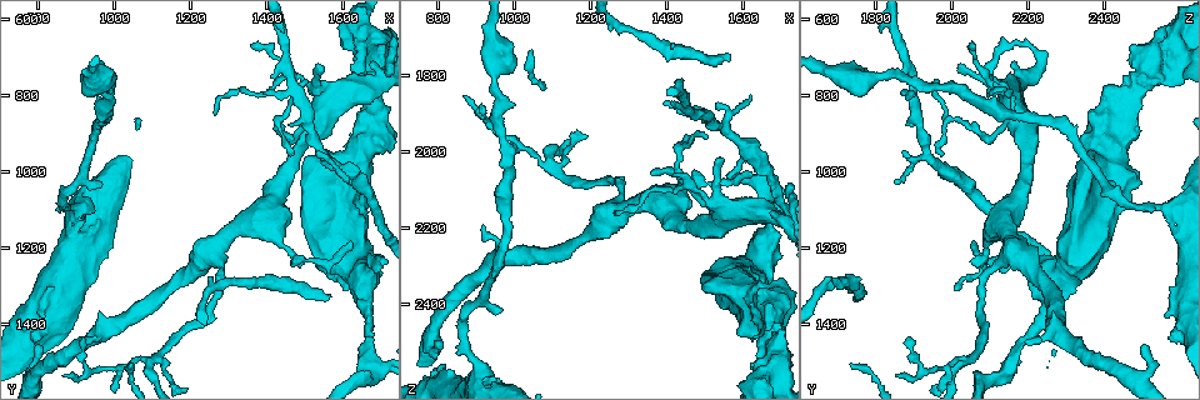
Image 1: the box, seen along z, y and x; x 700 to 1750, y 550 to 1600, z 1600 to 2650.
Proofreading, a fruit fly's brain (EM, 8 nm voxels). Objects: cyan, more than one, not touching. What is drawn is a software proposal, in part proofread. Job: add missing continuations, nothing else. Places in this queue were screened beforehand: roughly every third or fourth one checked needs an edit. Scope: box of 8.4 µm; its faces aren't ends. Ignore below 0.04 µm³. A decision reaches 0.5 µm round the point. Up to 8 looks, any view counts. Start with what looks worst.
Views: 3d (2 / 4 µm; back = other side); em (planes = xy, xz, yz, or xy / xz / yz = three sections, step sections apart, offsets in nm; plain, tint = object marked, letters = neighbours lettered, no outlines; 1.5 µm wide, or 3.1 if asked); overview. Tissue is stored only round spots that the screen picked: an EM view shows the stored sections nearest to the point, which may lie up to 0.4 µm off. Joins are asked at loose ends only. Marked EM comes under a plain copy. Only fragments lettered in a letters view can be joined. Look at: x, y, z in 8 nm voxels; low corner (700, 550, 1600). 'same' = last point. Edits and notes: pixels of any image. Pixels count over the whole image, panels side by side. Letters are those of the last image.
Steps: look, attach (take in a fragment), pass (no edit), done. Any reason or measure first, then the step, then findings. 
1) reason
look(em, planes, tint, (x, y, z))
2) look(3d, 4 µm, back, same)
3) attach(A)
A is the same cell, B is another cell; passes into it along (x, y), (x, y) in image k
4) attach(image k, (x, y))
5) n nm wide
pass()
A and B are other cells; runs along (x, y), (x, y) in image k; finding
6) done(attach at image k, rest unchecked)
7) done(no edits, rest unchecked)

an open end
look(em, xz, step 8, letters, (1575, 1325, 1745))

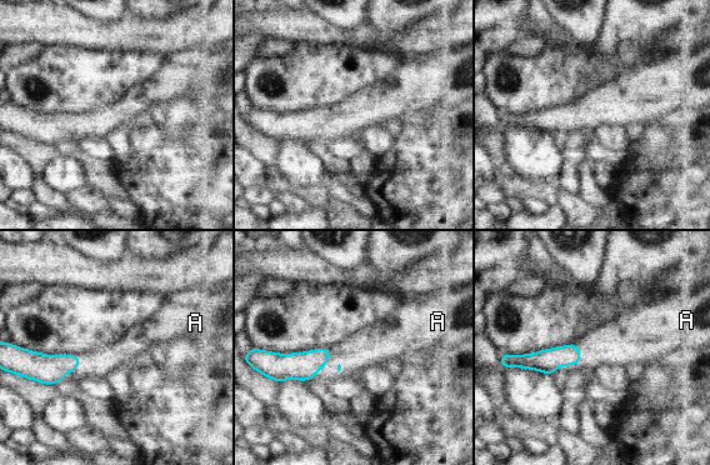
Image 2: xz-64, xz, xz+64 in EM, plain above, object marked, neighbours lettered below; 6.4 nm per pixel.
A touches over 260 nm
attach(A)
A is the same cell; passes into it along (548, 360), (575, 364), (606, 345) in image 2; it goes on there

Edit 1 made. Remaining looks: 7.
branch stops here
look(3d, 4 µm, back, (1395, 795, 1875))

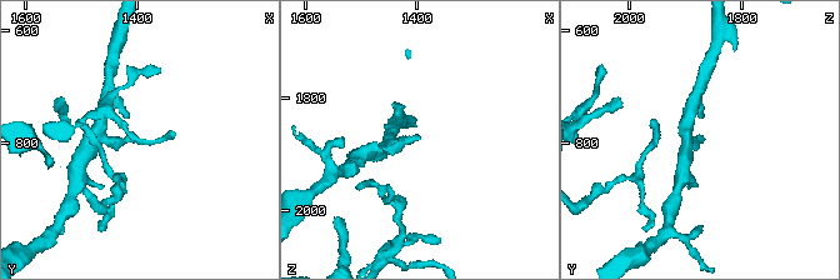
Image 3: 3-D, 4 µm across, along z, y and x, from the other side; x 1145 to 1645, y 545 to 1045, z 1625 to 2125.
look(em, planes, letters, (1395, 800, 1870))

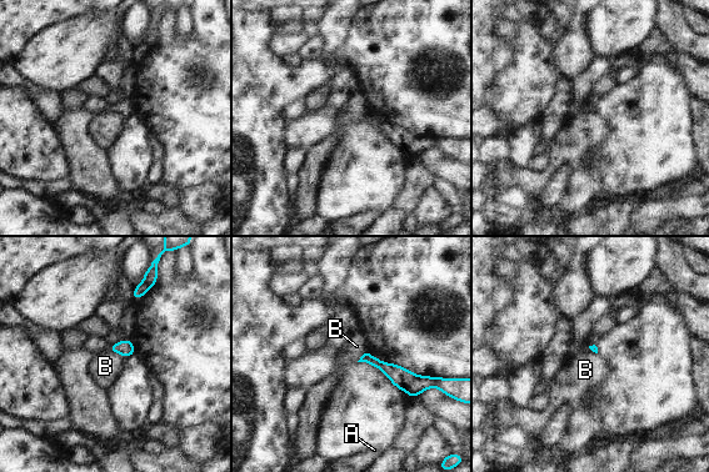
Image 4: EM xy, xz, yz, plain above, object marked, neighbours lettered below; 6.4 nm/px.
B touches over 140 nm
pass()
A and B are other cells; runs along (364, 358), (402, 378), (423, 378) in image 4; none of them fits

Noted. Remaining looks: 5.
an open end
look(em, planes, letters, (1265, 845, 2160))

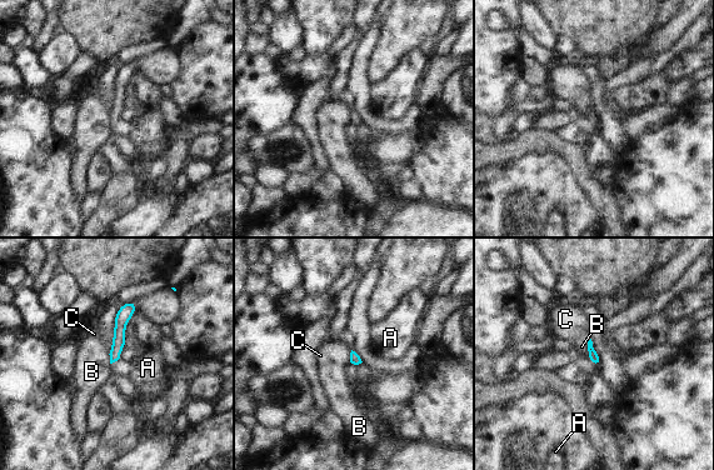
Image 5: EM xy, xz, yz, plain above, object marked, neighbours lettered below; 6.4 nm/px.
70 nm wide
pass()
A, B and C are other cells; runs along (133, 304), (121, 318), (113, 358) in image 5; no lettered fragment goes on from it

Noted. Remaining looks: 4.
done(attach at image 2, rest unchecked)

